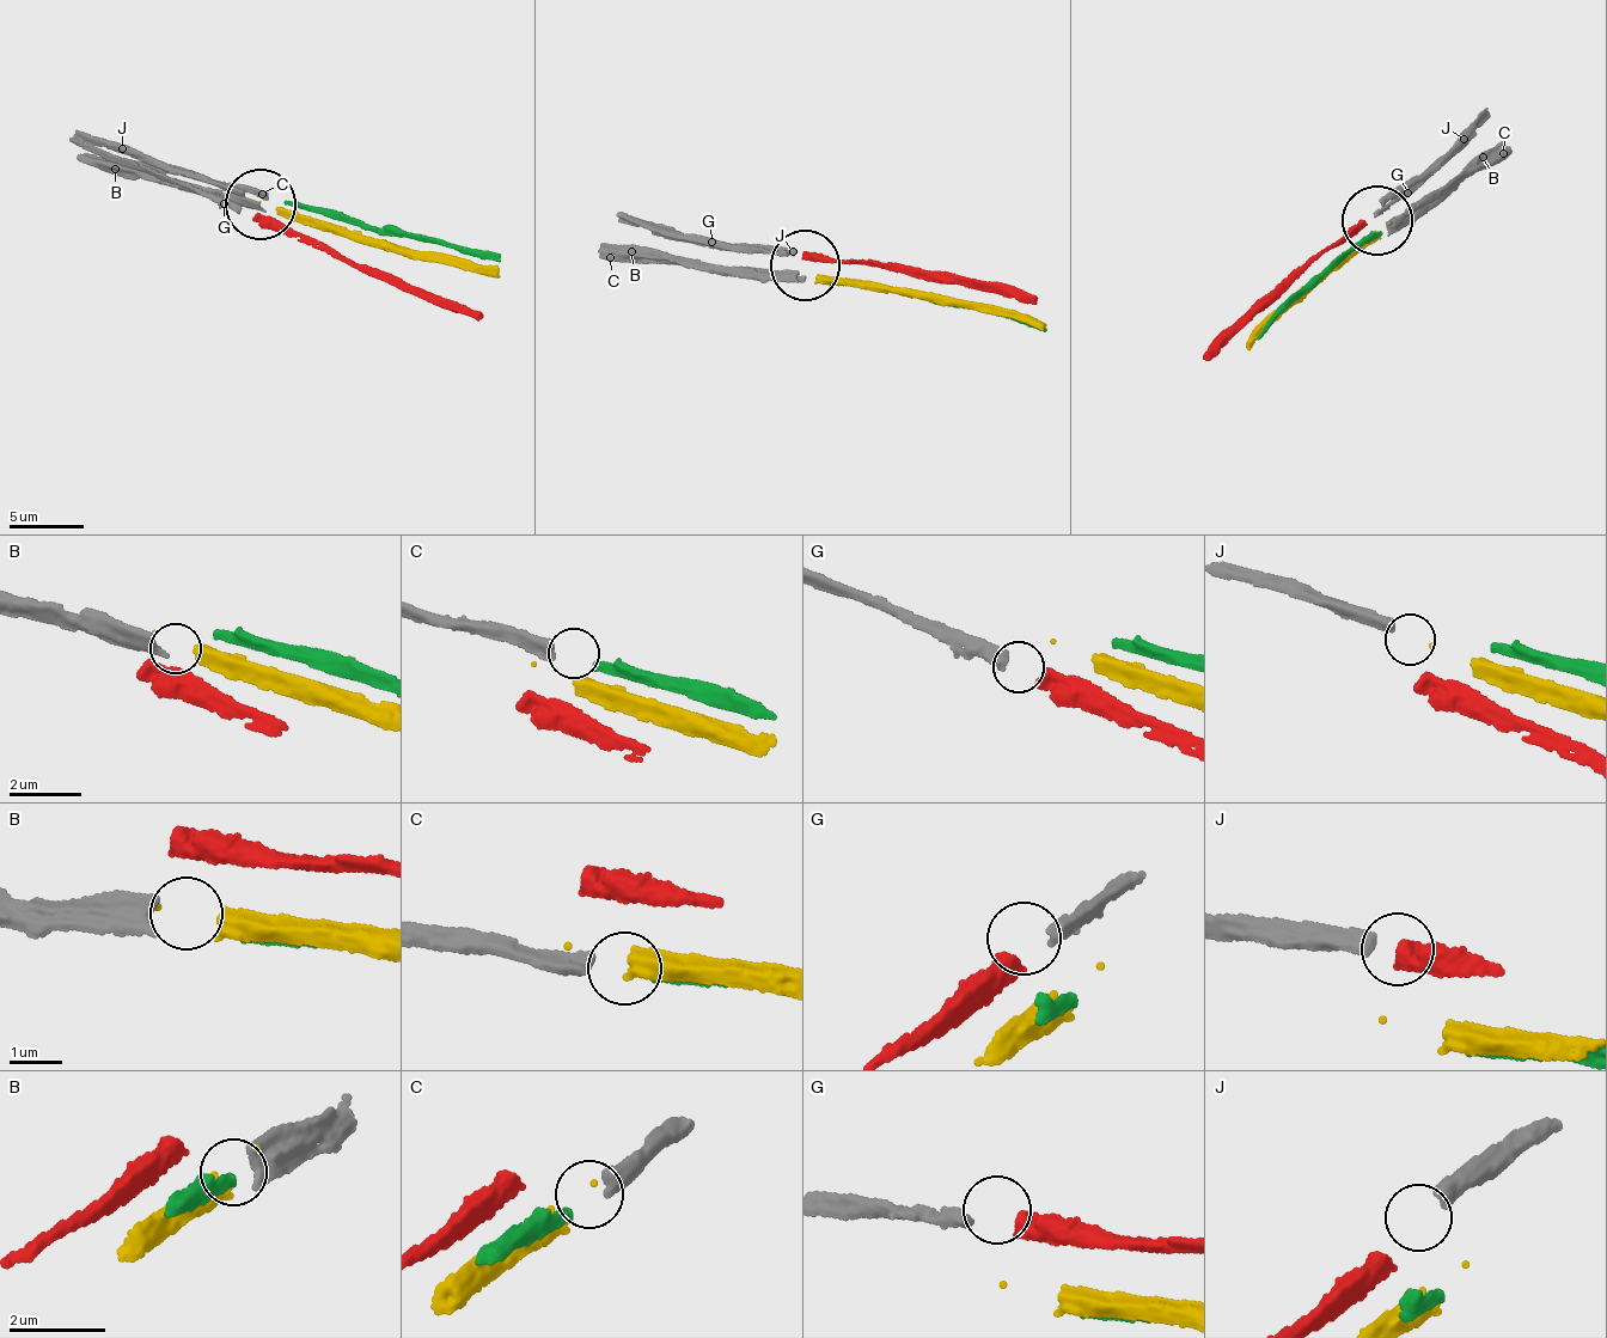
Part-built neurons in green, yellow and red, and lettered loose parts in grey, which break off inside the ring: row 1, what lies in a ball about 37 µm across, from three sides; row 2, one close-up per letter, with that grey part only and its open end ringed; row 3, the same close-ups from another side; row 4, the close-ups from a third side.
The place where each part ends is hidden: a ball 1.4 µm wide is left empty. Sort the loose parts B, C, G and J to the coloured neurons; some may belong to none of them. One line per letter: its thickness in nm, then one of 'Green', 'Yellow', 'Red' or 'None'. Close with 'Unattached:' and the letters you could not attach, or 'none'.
B: Thickness 400 nm. Yellow
C: Thickness 360 nm. Green
G: Thickness 320 nm. Red
J: Thickness 360 nm. None
Unattached: J

